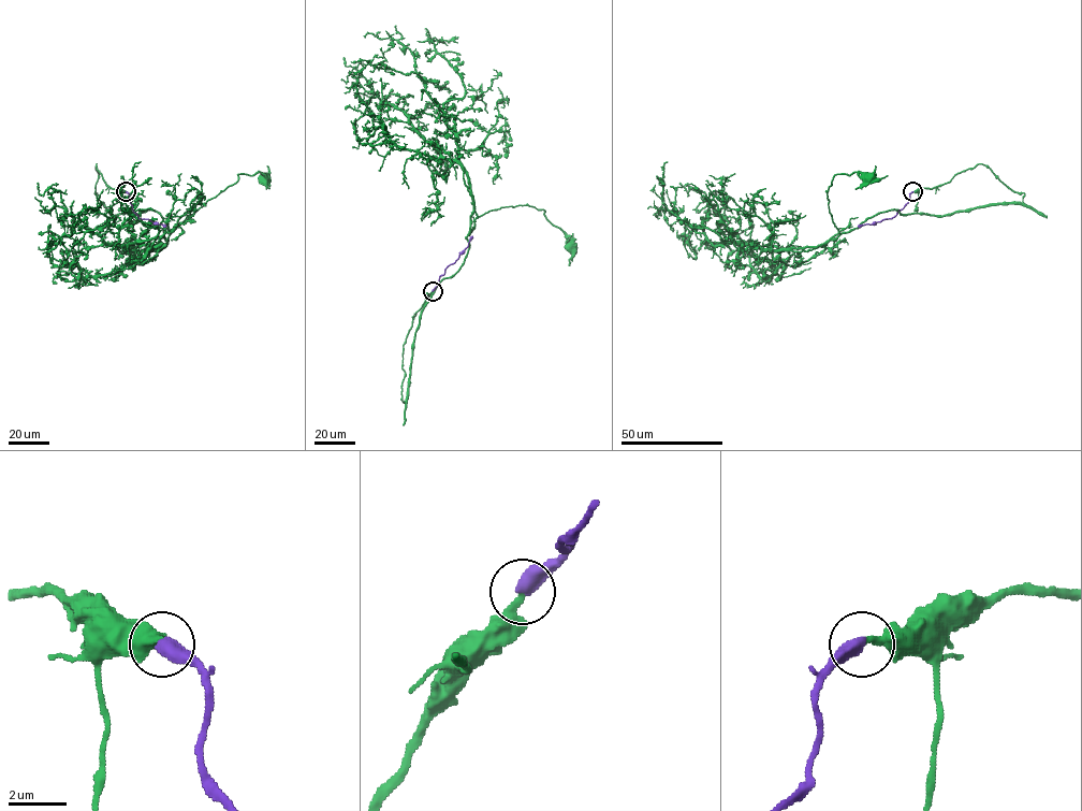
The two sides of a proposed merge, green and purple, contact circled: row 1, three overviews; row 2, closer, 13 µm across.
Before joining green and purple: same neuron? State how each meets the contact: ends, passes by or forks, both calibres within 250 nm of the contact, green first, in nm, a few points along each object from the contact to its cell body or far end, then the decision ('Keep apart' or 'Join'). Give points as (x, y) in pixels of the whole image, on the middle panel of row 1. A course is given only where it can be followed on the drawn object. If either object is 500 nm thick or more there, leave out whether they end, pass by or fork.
Thickness 240 nm (green) against 500 nm. Course of green: (433, 291), (404, 345), (404, 402), (420, 313), (464, 261), (473, 211), (543, 210), (571, 246). Course of purple: (433, 291), (439, 277), (458, 257), (472, 235). Join

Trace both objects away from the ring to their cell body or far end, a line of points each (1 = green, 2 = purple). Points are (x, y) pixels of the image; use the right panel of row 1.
1: (912, 191), (982, 163), (1024, 193), (1023, 203), (945, 215), (890, 210), (833, 239), (833, 177), (868, 177)
2: (912, 191), (909, 201), (892, 217), (858, 226)

